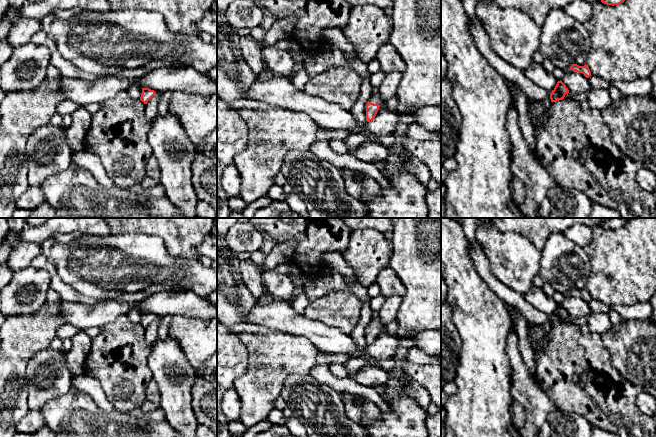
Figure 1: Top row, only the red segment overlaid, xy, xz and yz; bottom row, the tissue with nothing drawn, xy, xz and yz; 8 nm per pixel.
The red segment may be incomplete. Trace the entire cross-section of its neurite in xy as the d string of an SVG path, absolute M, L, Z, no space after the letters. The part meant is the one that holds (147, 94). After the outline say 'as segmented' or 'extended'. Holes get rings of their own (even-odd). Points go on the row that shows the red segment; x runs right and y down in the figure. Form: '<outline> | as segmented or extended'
M142 88L142 94L140 97L140 100L144 103L147 104L148 101L155 95L155 91L151 90L149 88Z | as segmented

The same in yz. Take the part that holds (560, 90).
M560 80L557 82L549 97L543 100L531 100L528 110L528 118L530 122L536 122L552 102L564 99L565 95L568 93L568 88Z | extended

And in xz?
M372 87L372 94L369 101L366 104L366 121L372 121L380 107L382 99L379 94L379 90L377 87Z | extended

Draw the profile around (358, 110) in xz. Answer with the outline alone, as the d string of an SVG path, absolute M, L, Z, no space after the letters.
M364 78L360 87L360 96L353 105L351 112L355 117L356 123L359 126L365 126L366 121L366 104L369 101L372 94L372 86L370 78Z

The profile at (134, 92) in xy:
M132 85L128 90L127 90L129 96L132 99L140 99L141 94L142 94L142 89L139 88L138 86Z

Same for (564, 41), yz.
M564 9L549 12L541 27L540 41L539 52L556 68L567 71L572 64L585 65L590 50L589 33Z

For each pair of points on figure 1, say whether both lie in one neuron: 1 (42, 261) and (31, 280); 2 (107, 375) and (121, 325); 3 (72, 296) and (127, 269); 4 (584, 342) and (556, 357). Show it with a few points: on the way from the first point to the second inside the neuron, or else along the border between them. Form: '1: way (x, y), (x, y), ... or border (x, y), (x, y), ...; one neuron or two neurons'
1: border (31, 264), (49, 274), (50, 287); two neurons
2: way (106, 363), (99, 355), (100, 352), (115, 337); one neuron
3: border (60, 278), (81, 294), (101, 299); two neurons
4: way (577, 349), (569, 357), (563, 357); one neuron

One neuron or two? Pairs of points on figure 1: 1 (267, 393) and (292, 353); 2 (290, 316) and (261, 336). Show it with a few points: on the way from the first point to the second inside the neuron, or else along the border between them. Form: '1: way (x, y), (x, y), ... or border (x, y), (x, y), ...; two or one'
1: way (267, 383), (267, 377), (282, 362); one
2: border (248, 322), (256, 322), (294, 334); two

